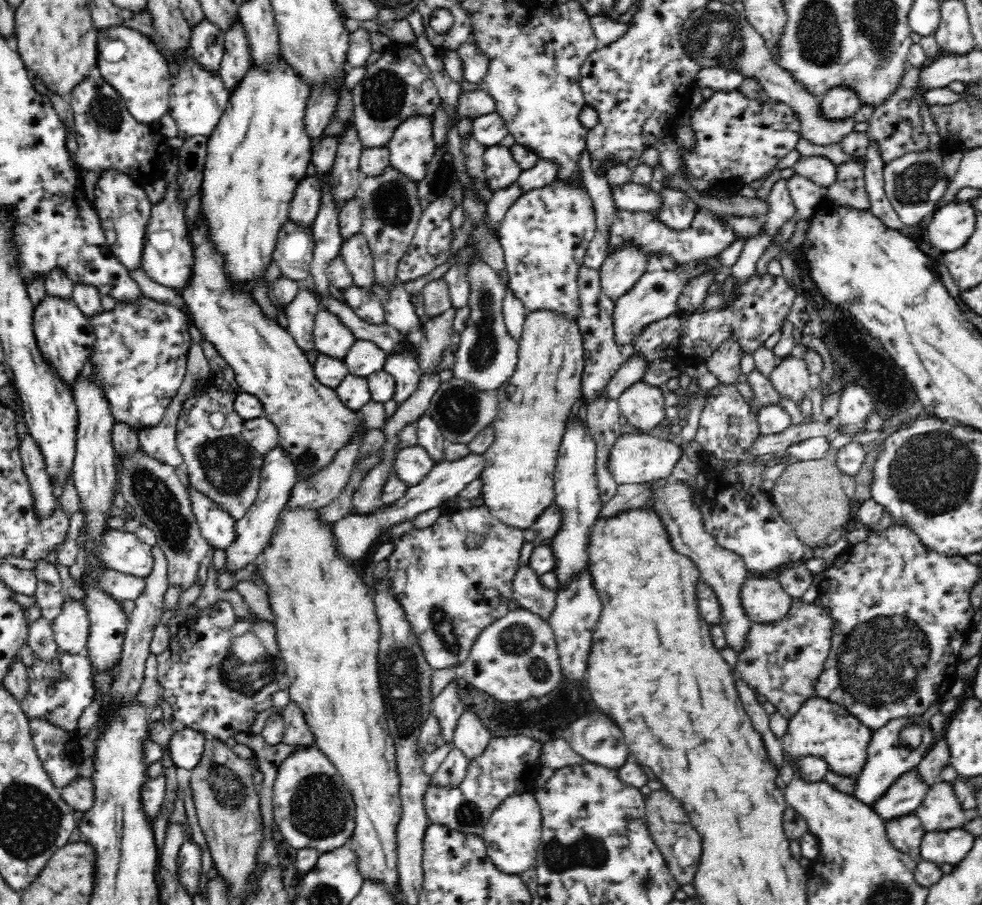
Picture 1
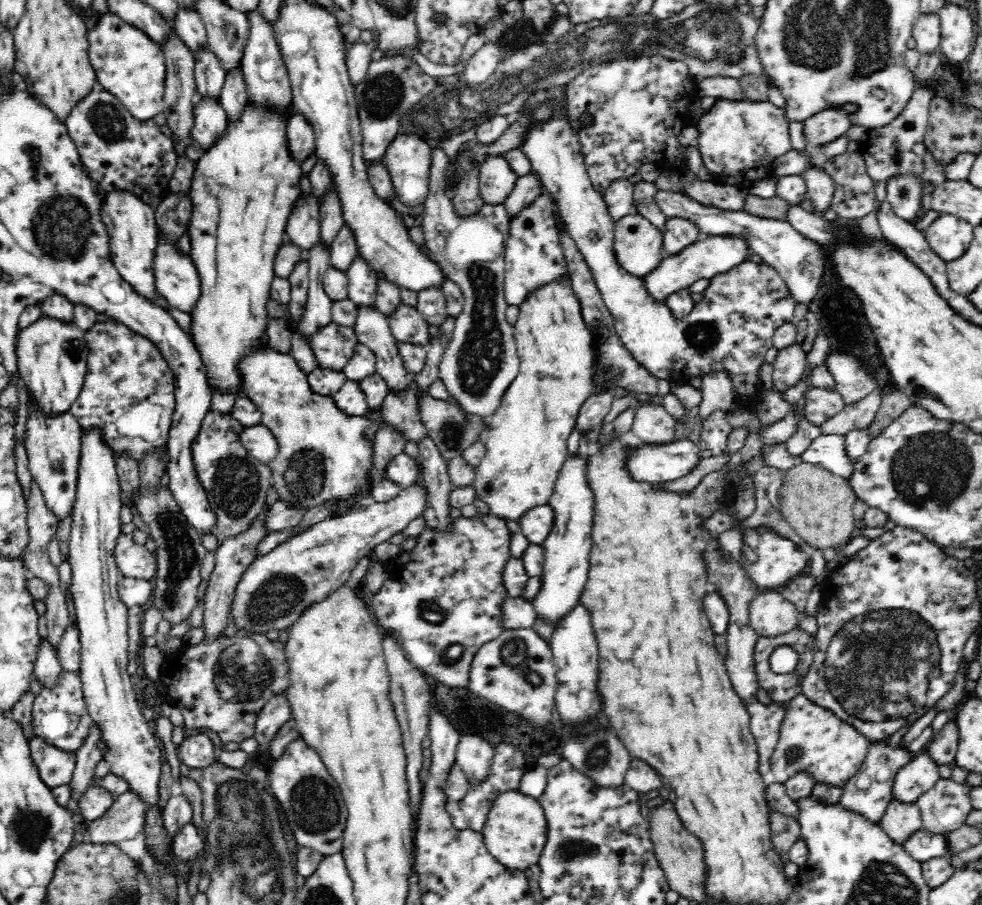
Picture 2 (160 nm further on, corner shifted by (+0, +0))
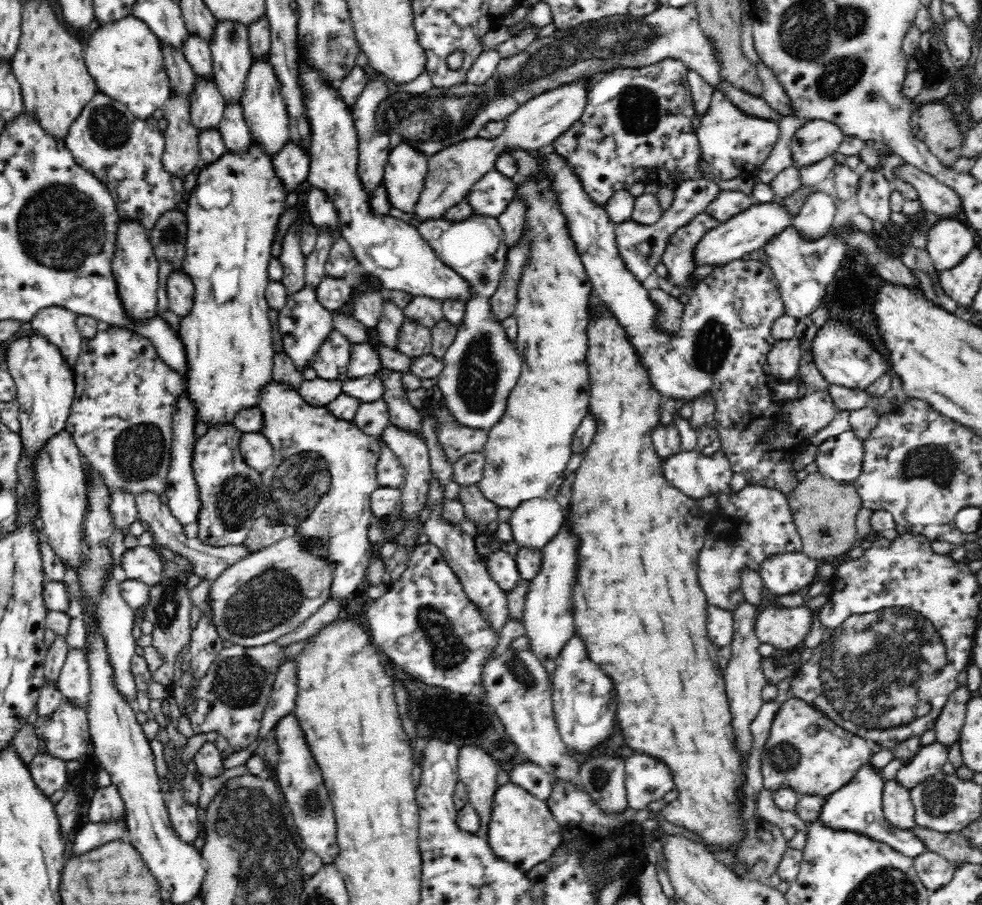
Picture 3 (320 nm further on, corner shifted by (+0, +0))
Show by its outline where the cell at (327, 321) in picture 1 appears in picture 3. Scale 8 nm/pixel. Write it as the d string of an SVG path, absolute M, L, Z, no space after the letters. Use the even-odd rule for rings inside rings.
M334 329L323 340L311 364L317 376L324 380L344 382L347 376L352 343L340 332Z

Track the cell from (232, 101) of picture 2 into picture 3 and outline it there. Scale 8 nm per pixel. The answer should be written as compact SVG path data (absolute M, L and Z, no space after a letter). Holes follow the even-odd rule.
M241 103L225 105L223 119L217 128L228 152L232 154L248 154L254 145L250 129L242 114Z

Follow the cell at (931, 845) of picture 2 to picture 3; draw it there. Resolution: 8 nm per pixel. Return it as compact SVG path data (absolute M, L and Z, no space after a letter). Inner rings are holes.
M867 763L854 778L840 790L833 792L822 804L822 810L816 821L824 827L838 831L850 831L868 836L869 839L887 844L894 850L914 858L926 851L924 843L911 835L908 830L892 826L882 810L882 788L884 780L878 770L873 770Z

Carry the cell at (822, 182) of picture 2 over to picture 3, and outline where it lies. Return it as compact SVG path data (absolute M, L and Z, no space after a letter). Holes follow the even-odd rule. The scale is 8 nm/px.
M826 193L811 194L794 217L793 227L806 241L820 240L834 226L835 209L832 197Z

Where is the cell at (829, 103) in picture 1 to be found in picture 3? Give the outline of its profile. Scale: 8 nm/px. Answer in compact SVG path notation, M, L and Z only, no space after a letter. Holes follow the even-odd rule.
M811 120L796 130L790 143L792 168L802 172L804 168L833 157L845 140L838 125L825 120Z

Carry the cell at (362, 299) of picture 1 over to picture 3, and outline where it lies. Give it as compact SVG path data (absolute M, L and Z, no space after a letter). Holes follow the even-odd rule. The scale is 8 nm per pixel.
M380 370L378 375L384 383L383 399L389 408L389 425L414 433L414 435L422 437L425 442L424 419L420 410L414 409L410 405L406 397L407 390L400 385L402 373Z

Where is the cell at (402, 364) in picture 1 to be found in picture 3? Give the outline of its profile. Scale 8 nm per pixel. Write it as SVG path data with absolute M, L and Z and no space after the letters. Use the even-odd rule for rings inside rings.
M388 426L383 430L380 439L384 441L391 449L392 452L400 459L400 463L406 471L404 482L398 488L400 491L401 508L398 520L403 521L400 530L392 537L391 541L394 542L396 548L403 546L404 548L412 547L412 551L418 544L419 537L424 534L423 524L419 519L419 514L422 509L427 505L427 498L433 480L431 464L429 461L429 452L427 444L422 437L414 435L408 431L404 431L396 426Z

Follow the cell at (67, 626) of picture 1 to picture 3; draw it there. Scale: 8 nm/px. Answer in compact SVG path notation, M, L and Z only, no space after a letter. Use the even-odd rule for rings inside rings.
M70 648L66 658L65 666L59 674L57 689L63 695L64 702L72 707L84 709L87 712L92 696L92 680L90 680L90 666L88 665L87 652L82 649L73 650Z

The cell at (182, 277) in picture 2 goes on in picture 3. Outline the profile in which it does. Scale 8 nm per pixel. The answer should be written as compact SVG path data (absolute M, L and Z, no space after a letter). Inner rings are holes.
M182 270L169 274L167 291L169 310L178 318L185 317L193 307L195 287Z

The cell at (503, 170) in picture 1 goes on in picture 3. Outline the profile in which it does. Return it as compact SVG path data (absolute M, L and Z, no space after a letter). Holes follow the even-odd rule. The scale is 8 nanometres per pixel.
M493 169L474 184L465 199L472 208L473 216L497 220L513 201L516 188L512 178Z

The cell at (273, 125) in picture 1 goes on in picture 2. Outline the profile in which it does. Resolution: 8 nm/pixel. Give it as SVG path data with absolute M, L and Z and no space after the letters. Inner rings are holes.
M245 106L239 121L227 126L223 137L198 160L189 192L192 201L191 220L187 229L190 238L190 259L201 281L201 296L189 313L190 338L206 367L208 387L214 393L242 393L240 361L254 349L266 345L269 317L266 303L275 280L274 260L285 239L288 220L301 196L301 164L291 160L286 138L287 122L278 113Z

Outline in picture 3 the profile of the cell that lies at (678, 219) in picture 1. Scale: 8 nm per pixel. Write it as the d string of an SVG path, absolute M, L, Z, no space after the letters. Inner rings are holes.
M706 212L690 220L688 224L676 229L668 238L668 244L664 248L661 261L668 271L666 280L678 289L694 289L699 281L695 272L699 265L695 261L695 250L703 236L713 228L719 227L720 222L716 221Z

